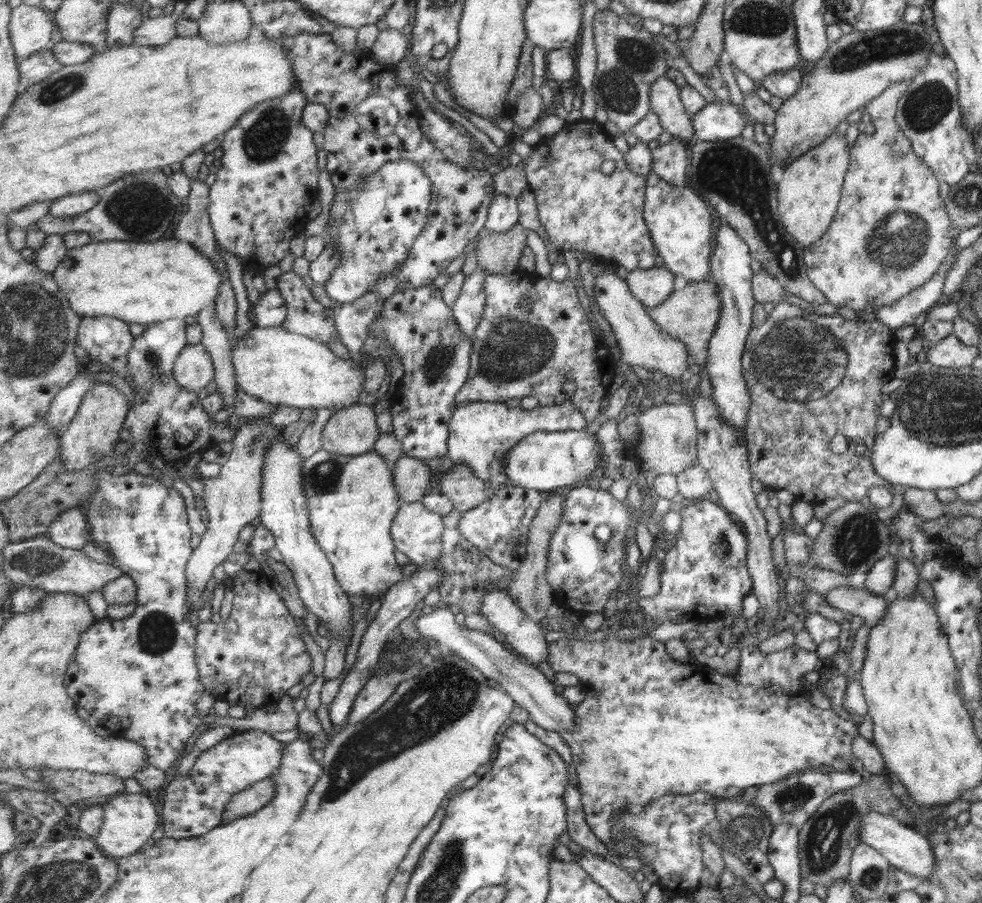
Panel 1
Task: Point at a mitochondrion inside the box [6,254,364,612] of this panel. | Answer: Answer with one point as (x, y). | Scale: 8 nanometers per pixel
(38, 562)

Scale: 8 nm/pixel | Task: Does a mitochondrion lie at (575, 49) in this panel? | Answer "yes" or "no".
no

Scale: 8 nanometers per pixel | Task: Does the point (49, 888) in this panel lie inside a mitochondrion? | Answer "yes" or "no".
yes

